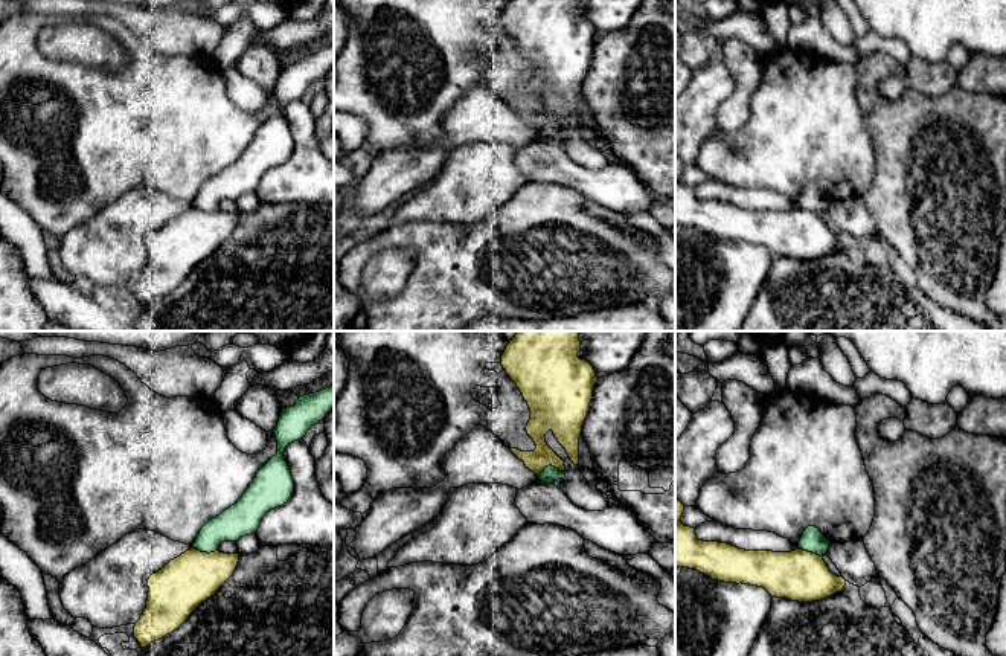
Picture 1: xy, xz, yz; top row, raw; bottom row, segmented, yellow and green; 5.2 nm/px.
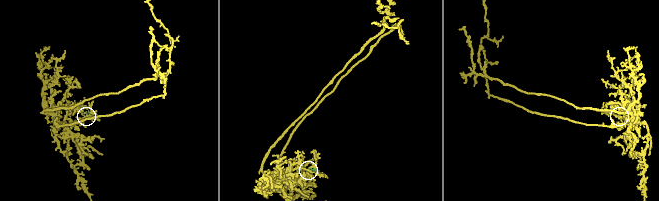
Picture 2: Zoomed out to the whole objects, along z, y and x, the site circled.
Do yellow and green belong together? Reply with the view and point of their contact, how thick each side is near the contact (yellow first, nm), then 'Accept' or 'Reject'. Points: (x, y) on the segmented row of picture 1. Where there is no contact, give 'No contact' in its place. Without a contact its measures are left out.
Touches yellow at xz (549, 464). Thickness 190 nm (yellow) against 80 nm. Reject

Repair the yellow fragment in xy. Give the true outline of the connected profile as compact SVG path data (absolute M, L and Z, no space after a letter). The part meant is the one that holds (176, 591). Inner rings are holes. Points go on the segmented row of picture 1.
M191 548L152 574L148 580L146 609L134 625L134 638L140 647L146 648L151 642L177 630L201 603L213 597L233 575L238 561L239 554L224 554L219 551L207 554Z

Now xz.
M518 331L501 355L503 369L517 384L530 409L526 432L537 445L533 452L518 449L511 449L511 452L537 476L549 465L562 473L565 470L564 461L546 442L549 430L565 449L570 461L579 465L579 436L598 381L593 366L578 357L579 351L579 331Z

